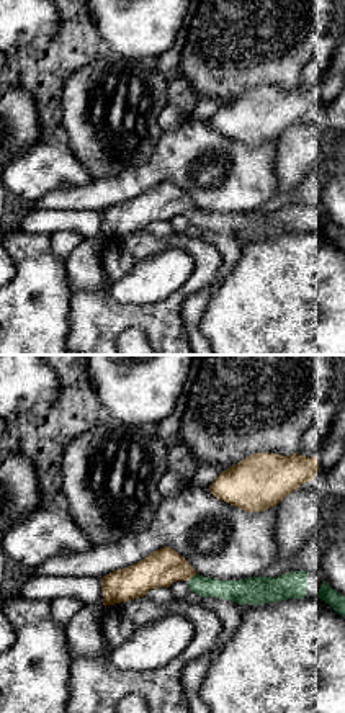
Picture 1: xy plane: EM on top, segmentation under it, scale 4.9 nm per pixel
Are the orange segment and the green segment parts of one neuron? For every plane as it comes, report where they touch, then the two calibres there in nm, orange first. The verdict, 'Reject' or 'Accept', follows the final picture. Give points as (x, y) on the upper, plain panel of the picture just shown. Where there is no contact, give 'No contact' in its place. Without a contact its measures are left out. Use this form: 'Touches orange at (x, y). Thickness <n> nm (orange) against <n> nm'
Touches orange at (192, 210). Thickness 180 nm (orange) against 110 nm

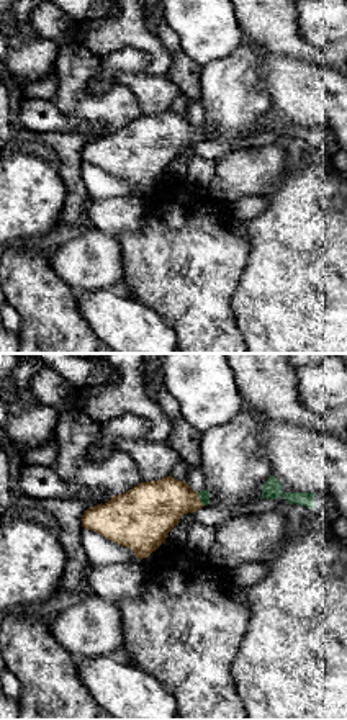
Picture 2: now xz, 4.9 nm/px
Touches orange at (198, 133). Thickness 280 nm (orange) against 50 nm

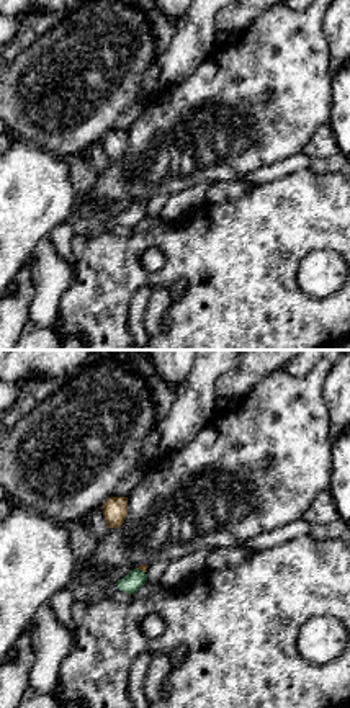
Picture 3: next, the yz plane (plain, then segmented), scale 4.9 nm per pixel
Touches orange at (141, 203). Thickness 30 nm (orange) against 90 nm

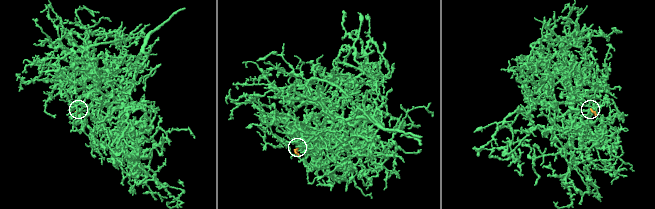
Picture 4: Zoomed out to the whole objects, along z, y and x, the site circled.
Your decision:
Accept

